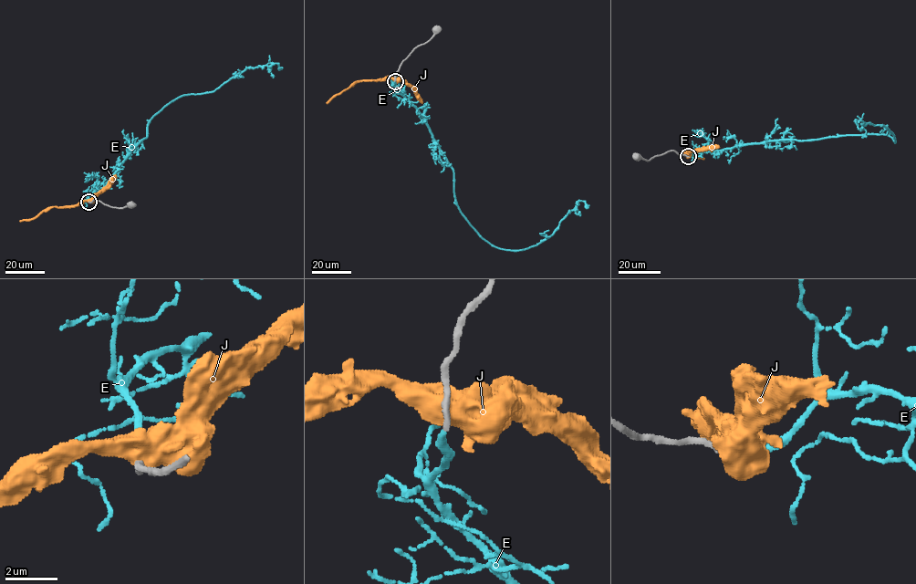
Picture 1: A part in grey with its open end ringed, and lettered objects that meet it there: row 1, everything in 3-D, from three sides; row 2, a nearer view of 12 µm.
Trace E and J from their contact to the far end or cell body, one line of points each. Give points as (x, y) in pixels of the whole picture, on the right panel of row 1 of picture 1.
E: (688, 156), (746, 143), (845, 135), (882, 134), (894, 143), (883, 126), (855, 120), (860, 130)
J: (686, 155), (686, 149), (694, 157), (703, 158)

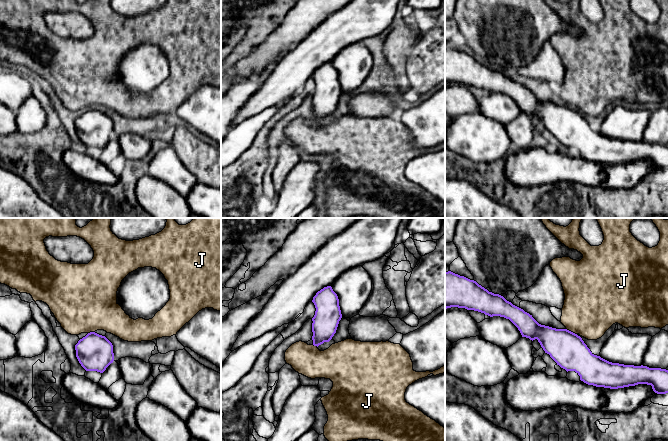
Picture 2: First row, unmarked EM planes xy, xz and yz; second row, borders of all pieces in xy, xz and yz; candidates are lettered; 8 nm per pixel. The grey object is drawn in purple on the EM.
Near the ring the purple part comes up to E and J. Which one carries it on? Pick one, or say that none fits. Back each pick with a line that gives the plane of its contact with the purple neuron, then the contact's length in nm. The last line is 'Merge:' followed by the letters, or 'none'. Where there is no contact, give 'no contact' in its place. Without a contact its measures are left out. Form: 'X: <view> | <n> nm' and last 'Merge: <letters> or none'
E: no contact
Merge: E

